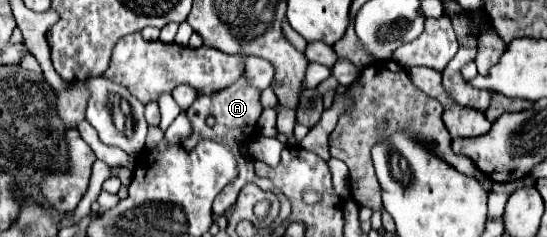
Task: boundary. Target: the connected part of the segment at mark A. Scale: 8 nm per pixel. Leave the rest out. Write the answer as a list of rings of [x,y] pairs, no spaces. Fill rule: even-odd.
[[[241,75],[233,85],[221,89],[221,91],[215,91],[211,95],[205,95],[205,93],[197,93],[197,99],[193,101],[193,105],[187,109],[187,119],[191,121],[191,135],[187,139],[181,141],[183,149],[191,151],[201,139],[205,137],[211,137],[211,139],[219,139],[219,141],[227,141],[227,145],[233,147],[235,151],[235,157],[239,161],[239,169],[241,169],[241,179],[237,179],[235,183],[227,185],[221,195],[217,195],[217,199],[213,201],[213,213],[221,215],[225,213],[237,199],[239,191],[247,185],[247,183],[255,183],[257,181],[257,175],[253,171],[253,159],[249,155],[249,143],[251,139],[257,135],[257,119],[261,117],[263,113],[263,105],[261,105],[261,91],[257,87],[253,87],[245,75]],[[207,115],[213,115],[217,119],[217,123],[213,127],[209,127],[205,123]]]

